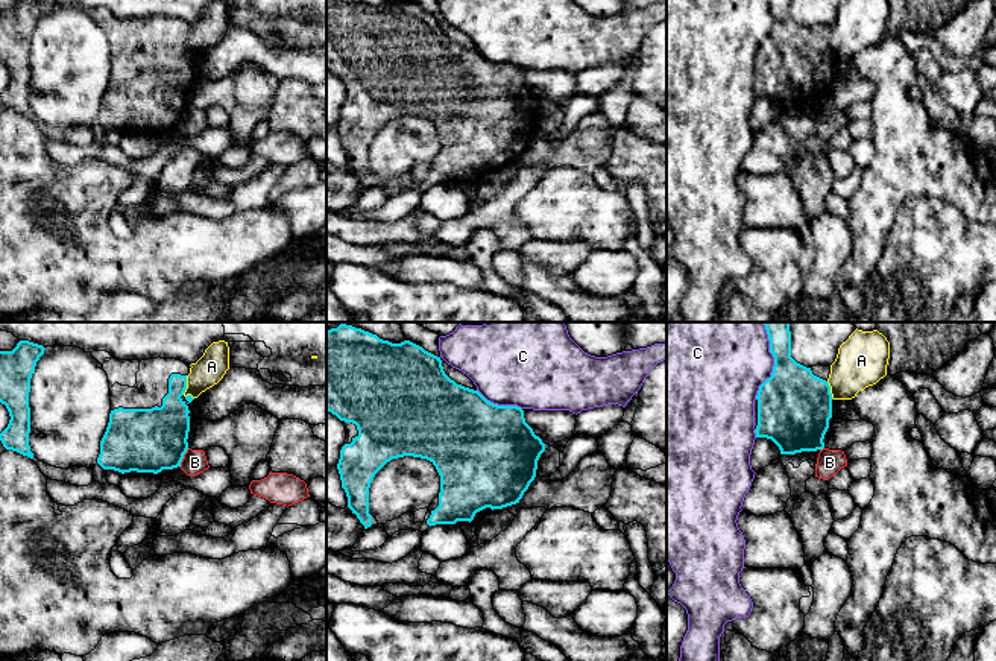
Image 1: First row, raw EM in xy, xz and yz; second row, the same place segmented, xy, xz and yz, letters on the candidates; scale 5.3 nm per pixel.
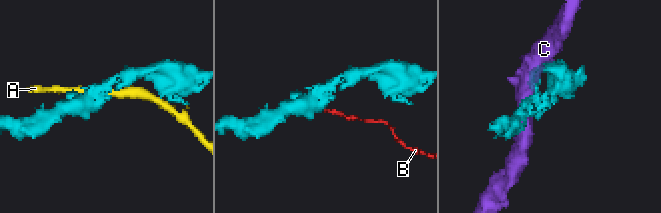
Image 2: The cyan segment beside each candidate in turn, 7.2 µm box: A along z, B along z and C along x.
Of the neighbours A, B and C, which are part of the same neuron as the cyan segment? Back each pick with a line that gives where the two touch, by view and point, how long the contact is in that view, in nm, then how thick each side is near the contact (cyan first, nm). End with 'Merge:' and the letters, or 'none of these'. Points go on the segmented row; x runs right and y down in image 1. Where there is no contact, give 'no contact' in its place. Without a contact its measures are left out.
Merge: none of these

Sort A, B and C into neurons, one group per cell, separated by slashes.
A / B / C

